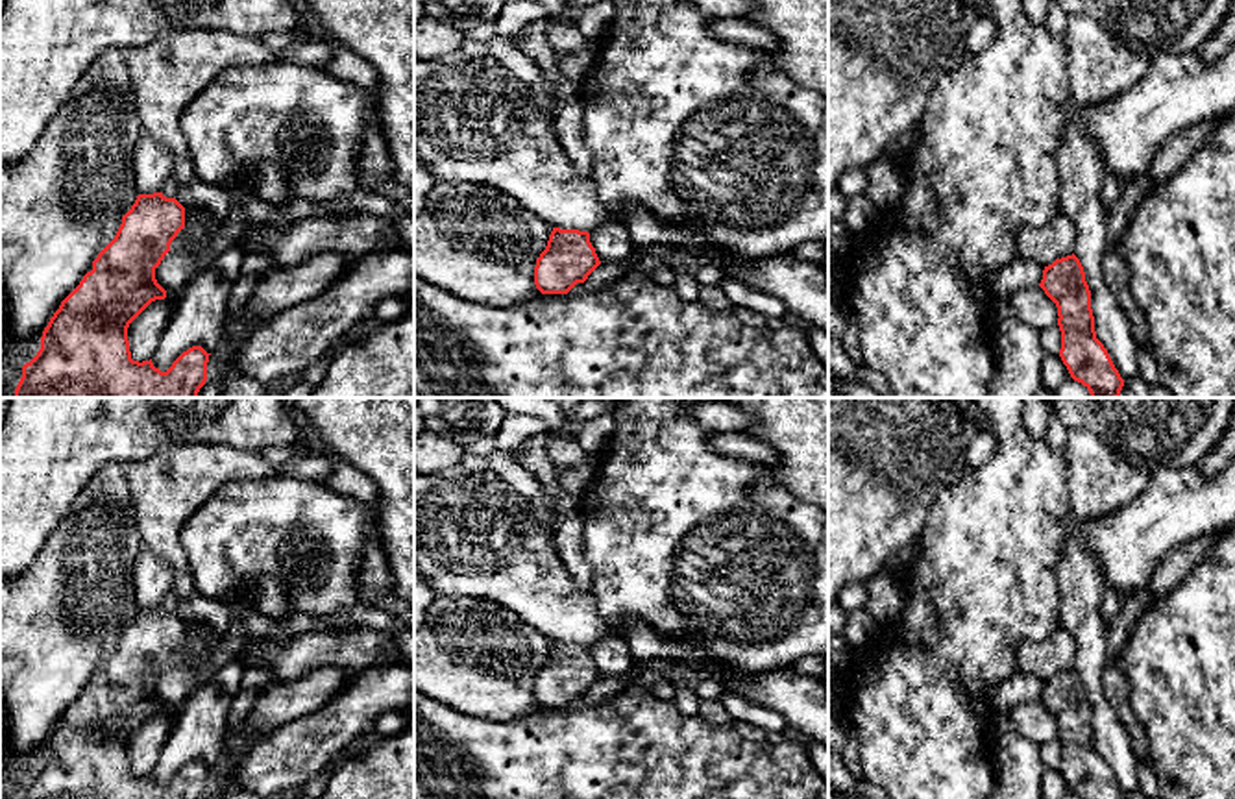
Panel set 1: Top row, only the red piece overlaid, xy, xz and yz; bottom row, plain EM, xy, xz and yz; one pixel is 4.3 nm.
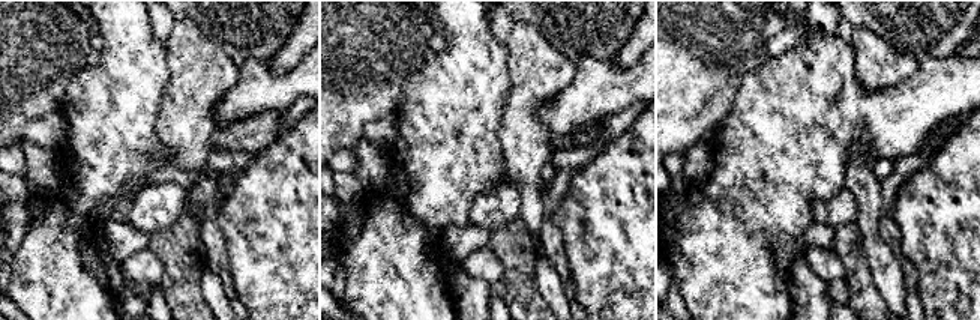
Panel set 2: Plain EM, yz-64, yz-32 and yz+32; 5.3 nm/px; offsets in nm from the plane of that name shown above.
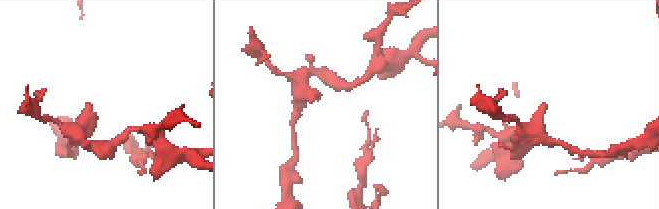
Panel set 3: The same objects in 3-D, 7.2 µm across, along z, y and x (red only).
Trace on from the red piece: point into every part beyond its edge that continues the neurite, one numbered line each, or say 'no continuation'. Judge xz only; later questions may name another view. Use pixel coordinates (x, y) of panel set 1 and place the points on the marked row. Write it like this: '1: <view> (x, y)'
no continuation

